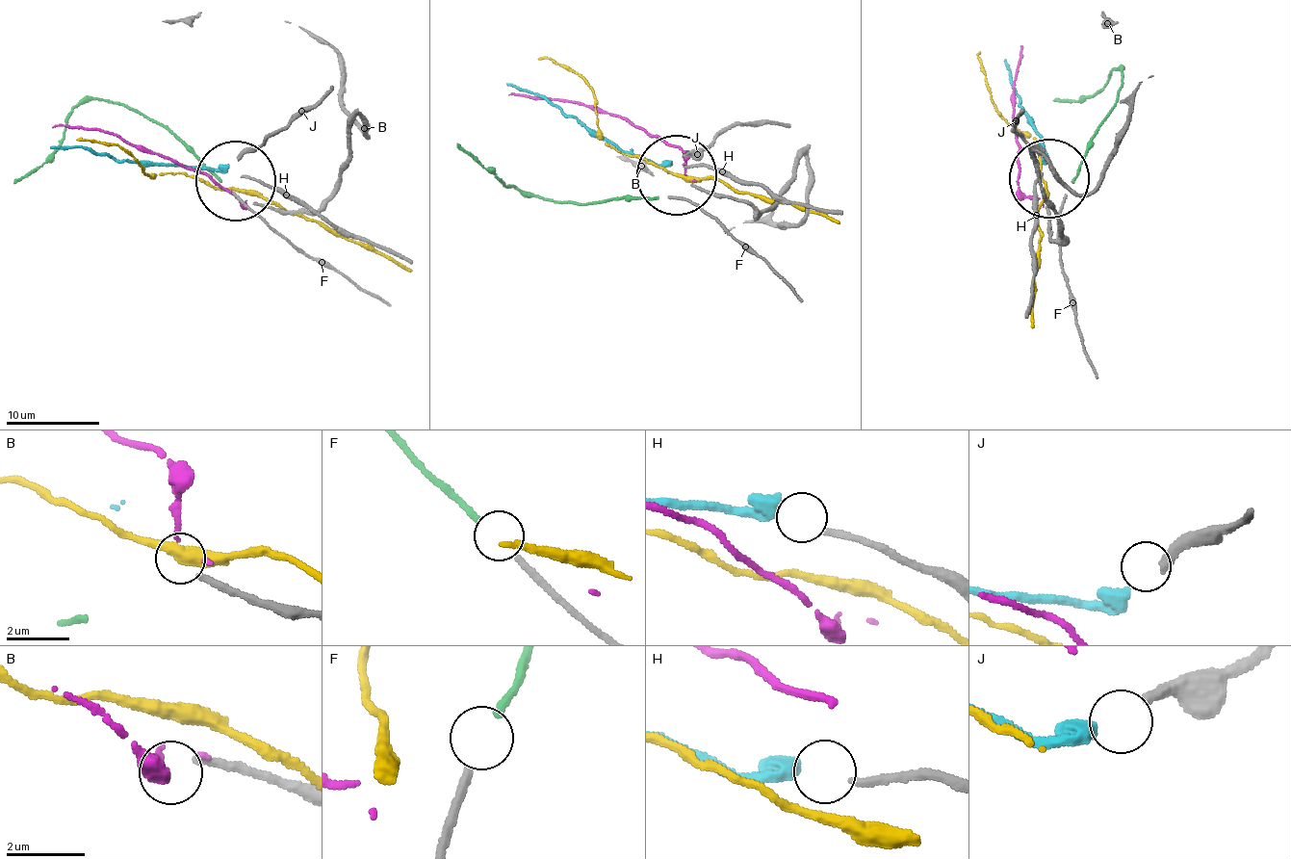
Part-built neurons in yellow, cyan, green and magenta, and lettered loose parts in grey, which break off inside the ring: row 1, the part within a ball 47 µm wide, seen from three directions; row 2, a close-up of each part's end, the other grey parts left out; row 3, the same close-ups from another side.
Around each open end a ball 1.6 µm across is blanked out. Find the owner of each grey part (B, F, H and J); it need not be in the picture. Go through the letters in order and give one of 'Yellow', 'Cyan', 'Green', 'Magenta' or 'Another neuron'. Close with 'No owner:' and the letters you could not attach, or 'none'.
B: Another neuron
F: Green
H: Cyan
J: Another neuron
No owner: B, J

